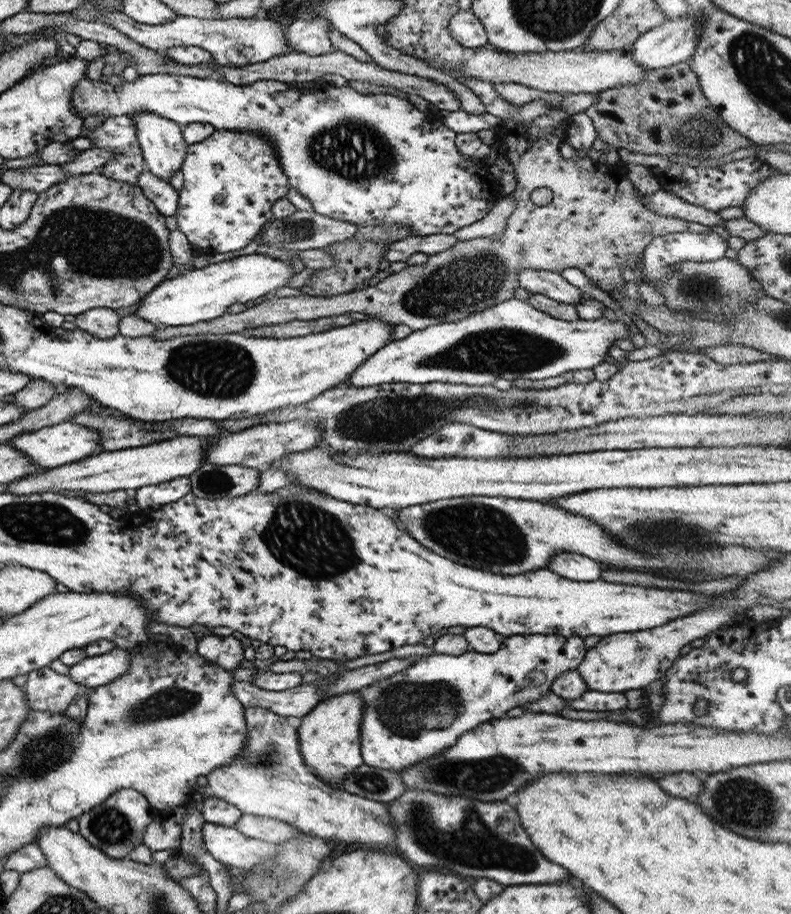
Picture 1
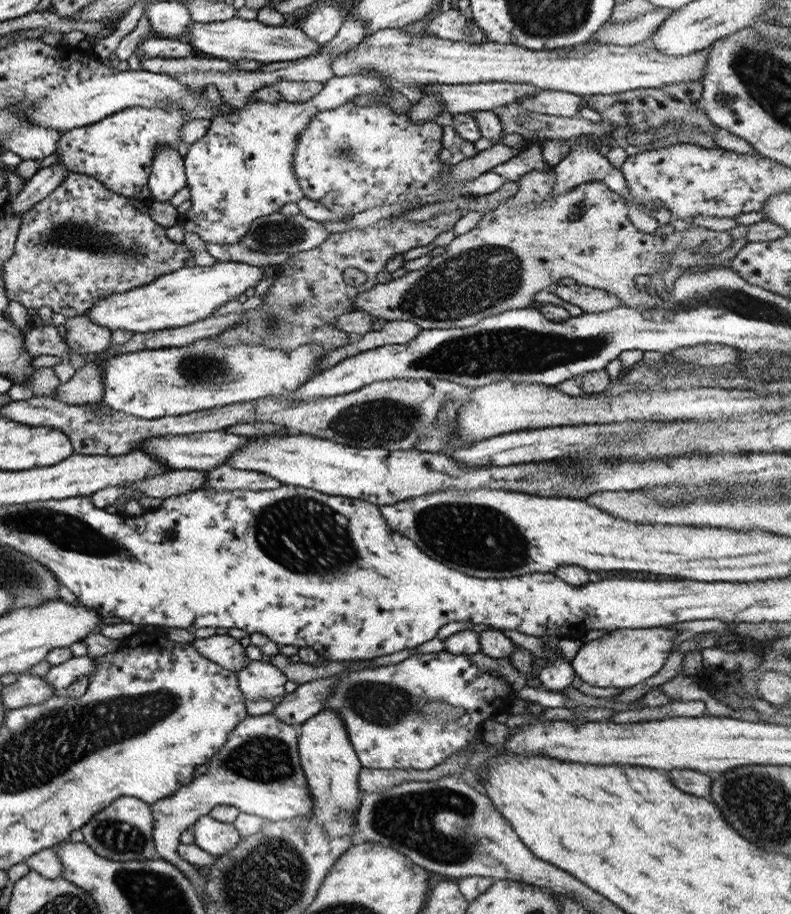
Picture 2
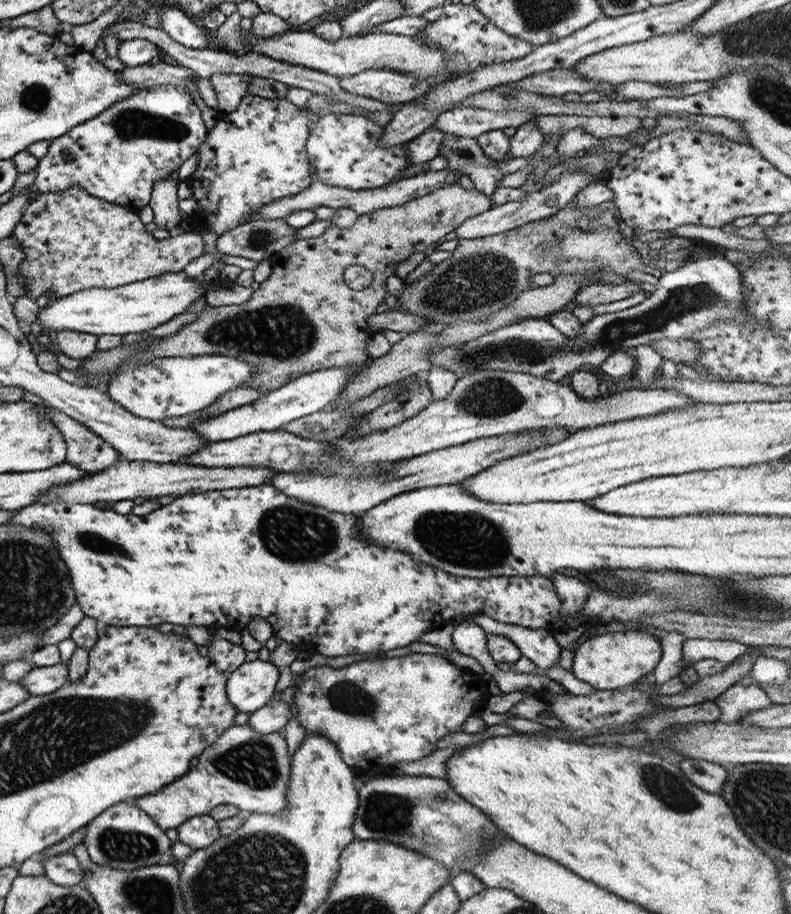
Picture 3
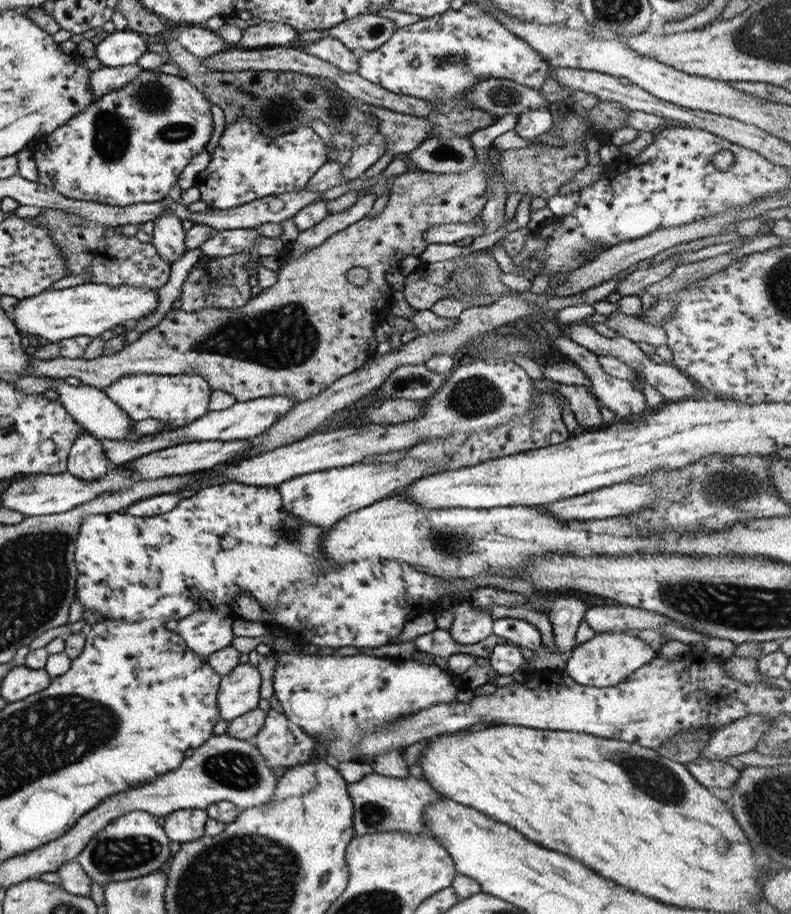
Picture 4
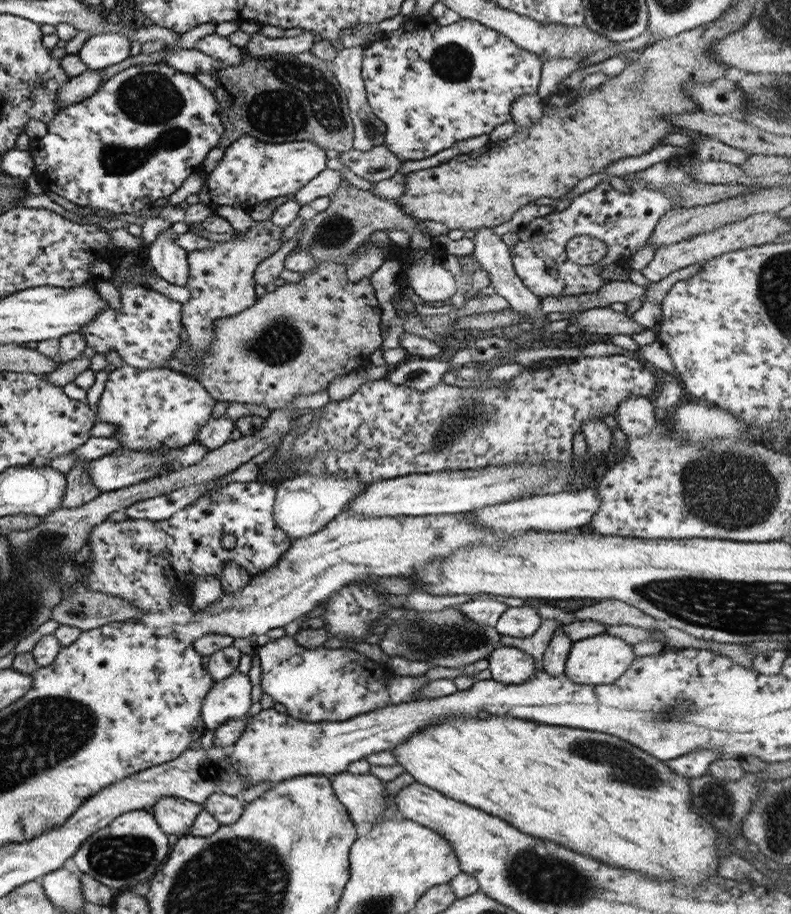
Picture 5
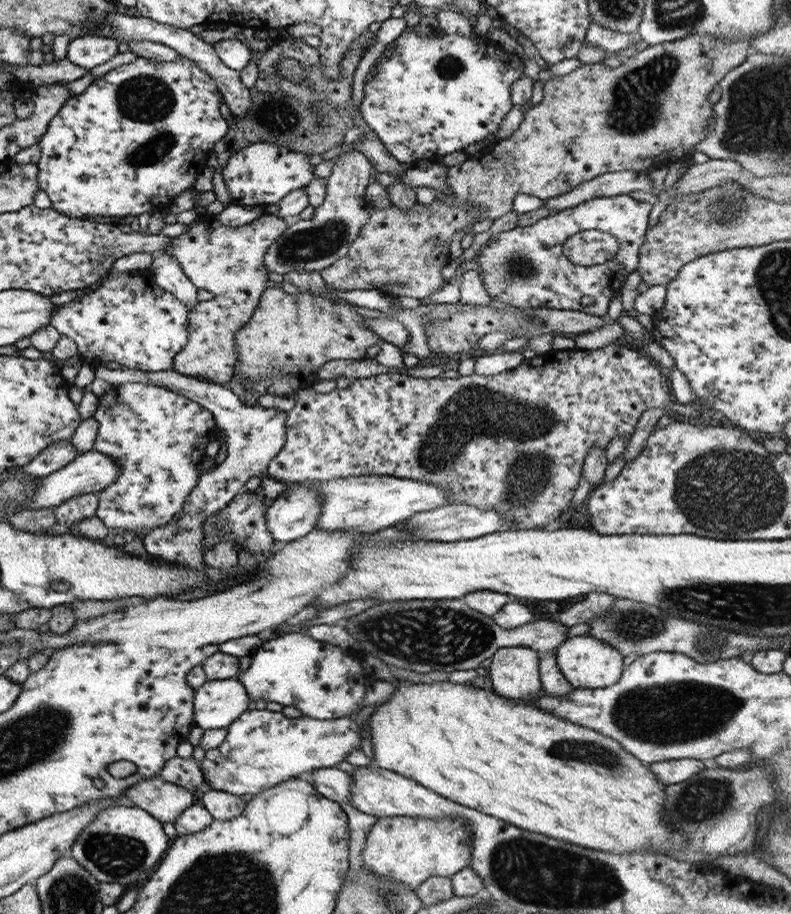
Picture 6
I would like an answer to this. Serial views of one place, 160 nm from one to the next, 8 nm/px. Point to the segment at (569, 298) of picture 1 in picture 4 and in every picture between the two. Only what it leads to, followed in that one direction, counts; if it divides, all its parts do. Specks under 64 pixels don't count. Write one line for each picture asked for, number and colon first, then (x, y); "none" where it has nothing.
2: (590, 300)
3: (606, 293)
4: (637, 280)

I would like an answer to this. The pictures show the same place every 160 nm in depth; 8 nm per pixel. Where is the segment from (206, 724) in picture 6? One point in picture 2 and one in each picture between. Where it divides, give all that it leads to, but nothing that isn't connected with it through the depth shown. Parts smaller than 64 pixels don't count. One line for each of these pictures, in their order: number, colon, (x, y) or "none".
2: (258, 680)
3: (251, 685)
4: (238, 692)
5: (227, 699)

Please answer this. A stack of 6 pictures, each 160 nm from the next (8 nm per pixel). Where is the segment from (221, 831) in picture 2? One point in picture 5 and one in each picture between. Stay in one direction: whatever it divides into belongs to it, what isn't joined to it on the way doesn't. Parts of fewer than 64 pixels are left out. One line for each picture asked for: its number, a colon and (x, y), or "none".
3: (198, 832)
4: (180, 826)
5: (173, 815)

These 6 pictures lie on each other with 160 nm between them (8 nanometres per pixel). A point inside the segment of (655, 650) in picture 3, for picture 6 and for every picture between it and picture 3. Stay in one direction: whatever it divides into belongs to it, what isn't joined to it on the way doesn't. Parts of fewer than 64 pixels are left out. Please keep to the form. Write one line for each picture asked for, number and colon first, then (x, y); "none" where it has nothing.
4: (606, 659)
5: (595, 660)
6: (586, 663)

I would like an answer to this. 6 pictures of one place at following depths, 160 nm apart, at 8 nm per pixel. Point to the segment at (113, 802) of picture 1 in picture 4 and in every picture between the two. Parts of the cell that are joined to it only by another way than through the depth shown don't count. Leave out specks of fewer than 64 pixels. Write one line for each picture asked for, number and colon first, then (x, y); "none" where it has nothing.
2: (122, 831)
3: (123, 837)
4: (133, 845)

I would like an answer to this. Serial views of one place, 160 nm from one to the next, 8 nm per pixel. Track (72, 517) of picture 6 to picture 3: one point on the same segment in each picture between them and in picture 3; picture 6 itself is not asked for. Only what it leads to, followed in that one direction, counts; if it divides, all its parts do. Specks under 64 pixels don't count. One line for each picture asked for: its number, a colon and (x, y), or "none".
3: (85, 450)
4: (86, 460)
5: (79, 489)

